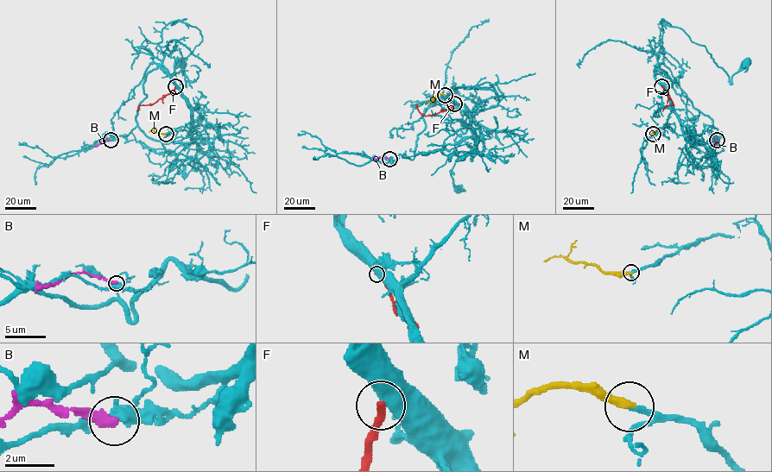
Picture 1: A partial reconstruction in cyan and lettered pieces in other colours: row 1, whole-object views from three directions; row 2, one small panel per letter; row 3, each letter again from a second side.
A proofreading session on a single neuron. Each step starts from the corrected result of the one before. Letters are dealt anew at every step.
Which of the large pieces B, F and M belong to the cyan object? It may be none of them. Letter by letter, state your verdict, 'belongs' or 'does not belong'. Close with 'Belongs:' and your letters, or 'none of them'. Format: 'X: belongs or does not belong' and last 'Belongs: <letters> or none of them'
B: does not belong
F: does not belong
M: belongs
Belongs: M

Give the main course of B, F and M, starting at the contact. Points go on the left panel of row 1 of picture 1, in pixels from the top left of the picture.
B: (110, 141), (102, 141), (95, 147)
F: (175, 86), (174, 91), (152, 103), (139, 105), (138, 110)
M: (166, 133), (148, 131)

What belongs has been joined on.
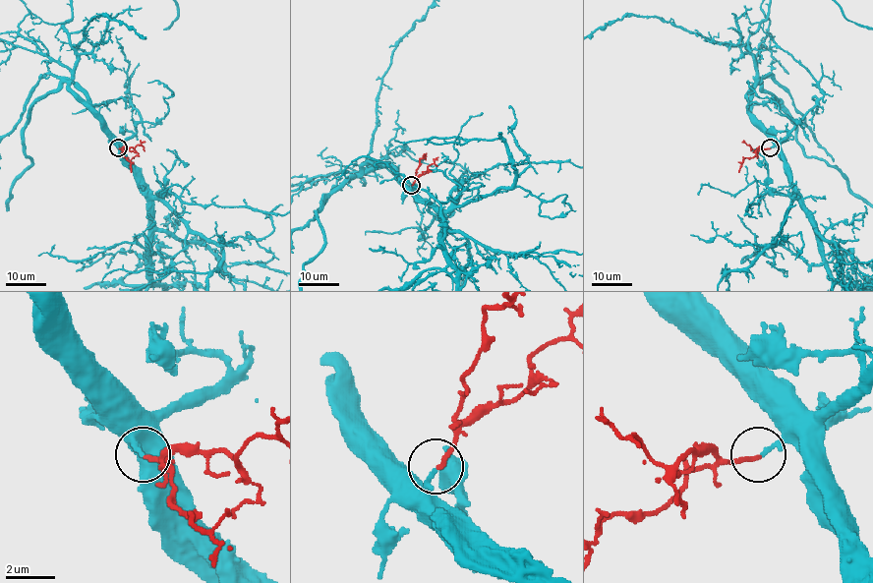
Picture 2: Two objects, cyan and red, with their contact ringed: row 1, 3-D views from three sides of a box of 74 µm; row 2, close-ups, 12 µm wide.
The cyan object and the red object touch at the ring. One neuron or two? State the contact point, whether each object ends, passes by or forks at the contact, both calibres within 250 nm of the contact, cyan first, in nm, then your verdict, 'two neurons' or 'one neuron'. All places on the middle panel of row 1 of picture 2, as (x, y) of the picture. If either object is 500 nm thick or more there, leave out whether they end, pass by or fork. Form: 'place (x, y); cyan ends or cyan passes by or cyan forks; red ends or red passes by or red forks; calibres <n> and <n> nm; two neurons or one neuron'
place (411, 185); cyan ends; red ends; calibres 180 and 180 nm; one neuron

